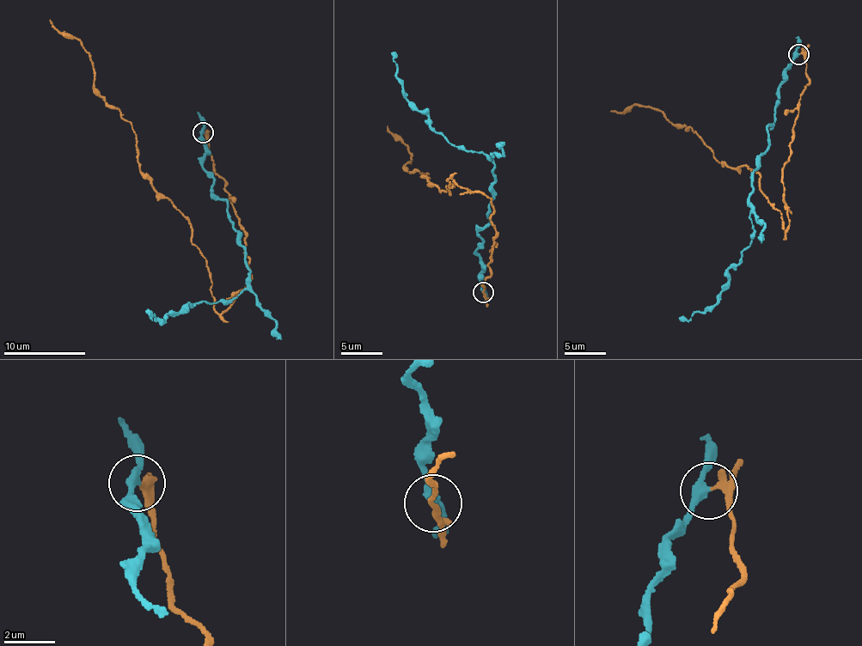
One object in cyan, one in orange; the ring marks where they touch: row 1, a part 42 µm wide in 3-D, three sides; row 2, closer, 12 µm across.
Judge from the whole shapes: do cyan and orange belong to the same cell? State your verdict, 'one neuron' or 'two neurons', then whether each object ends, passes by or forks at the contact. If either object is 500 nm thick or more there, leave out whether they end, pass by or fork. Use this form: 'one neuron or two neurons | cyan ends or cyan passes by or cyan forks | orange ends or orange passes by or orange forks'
two neurons | cyan passes by | orange passes by

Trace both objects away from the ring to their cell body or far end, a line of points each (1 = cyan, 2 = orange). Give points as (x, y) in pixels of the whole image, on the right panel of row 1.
1: (798, 54), (784, 74), (769, 144), (753, 172), (755, 237), (730, 265), (719, 300), (680, 319)
2: (798, 53), (809, 84), (783, 166), (786, 232), (755, 171), (719, 161), (696, 132), (651, 108), (611, 111)

